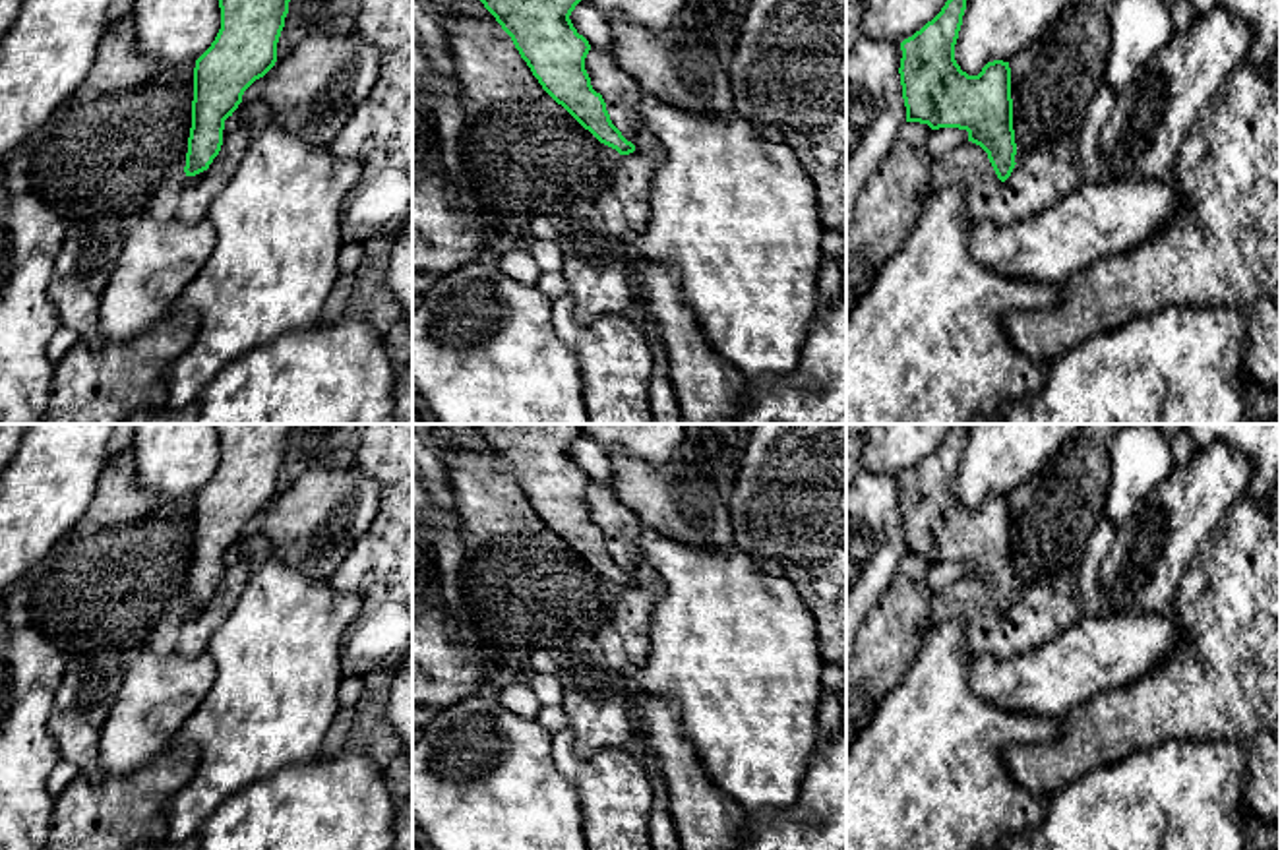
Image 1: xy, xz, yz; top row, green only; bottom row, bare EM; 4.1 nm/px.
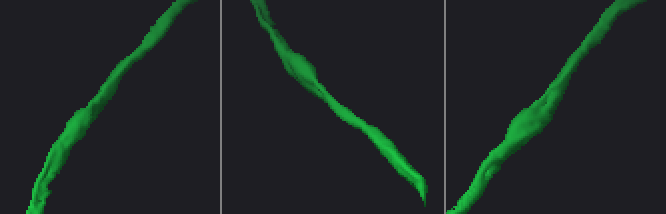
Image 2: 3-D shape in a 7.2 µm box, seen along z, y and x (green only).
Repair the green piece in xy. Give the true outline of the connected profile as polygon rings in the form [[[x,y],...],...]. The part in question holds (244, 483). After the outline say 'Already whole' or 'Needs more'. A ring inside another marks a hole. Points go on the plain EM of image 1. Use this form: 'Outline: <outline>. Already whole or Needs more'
Outline: [[[217,424],[221,463],[196,494],[186,610],[209,602],[223,579],[225,554],[244,525],[277,496],[292,424]]]. Already whole

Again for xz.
Outline: [[[472,424],[484,441],[496,451],[511,471],[521,492],[531,501],[542,523],[562,538],[585,563],[600,577],[629,589],[635,579],[627,575],[612,558],[606,536],[591,519],[585,492],[591,484],[589,474],[577,467],[569,449],[583,434],[579,424]]]. Already whole

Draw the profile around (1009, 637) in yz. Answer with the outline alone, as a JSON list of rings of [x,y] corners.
[[[1057,571],[1024,589],[1001,616],[988,587],[964,575],[931,598],[926,631],[951,618],[966,620],[962,649],[972,656],[1015,656],[1057,635],[1084,616],[1079,571]]]

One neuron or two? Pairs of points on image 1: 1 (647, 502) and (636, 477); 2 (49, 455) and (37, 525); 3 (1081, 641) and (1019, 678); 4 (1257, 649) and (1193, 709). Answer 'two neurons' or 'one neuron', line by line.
1: one neuron
2: one neuron
3: one neuron
4: one neuron

